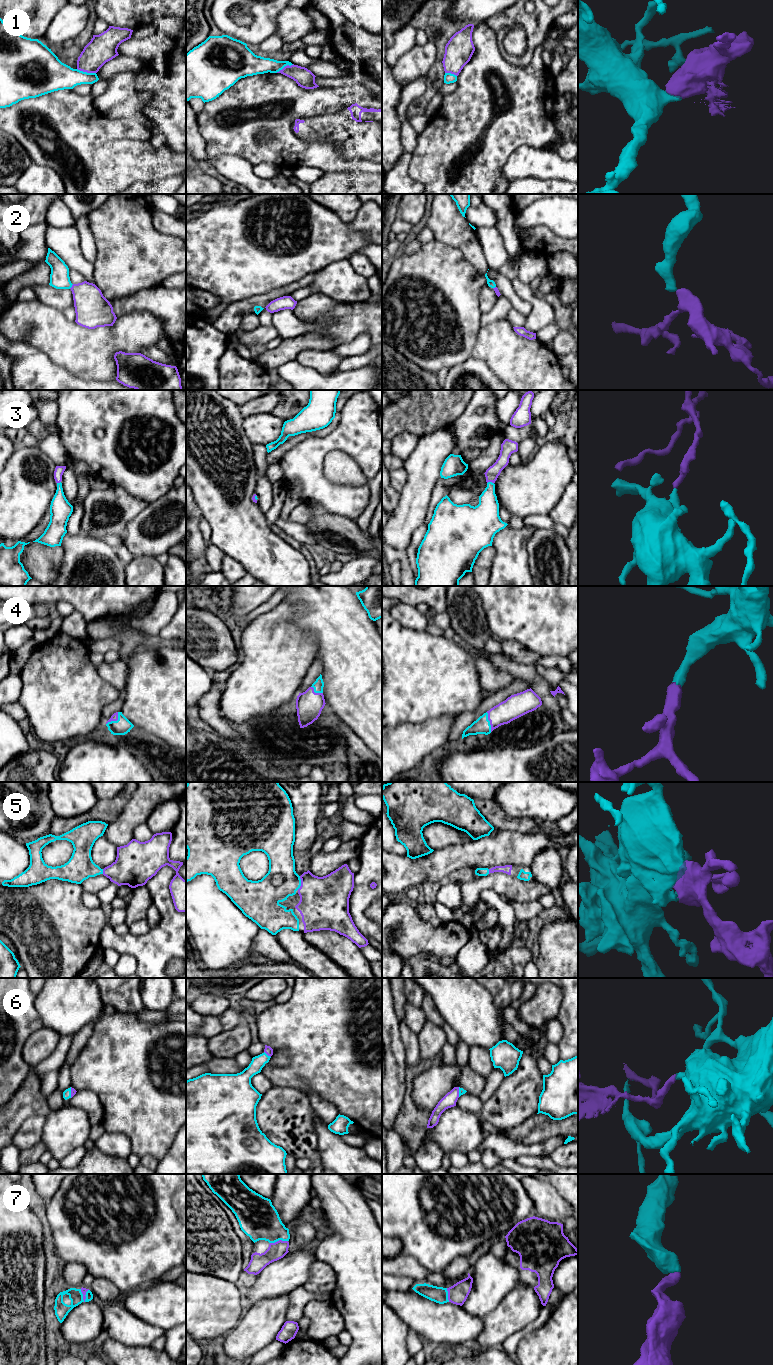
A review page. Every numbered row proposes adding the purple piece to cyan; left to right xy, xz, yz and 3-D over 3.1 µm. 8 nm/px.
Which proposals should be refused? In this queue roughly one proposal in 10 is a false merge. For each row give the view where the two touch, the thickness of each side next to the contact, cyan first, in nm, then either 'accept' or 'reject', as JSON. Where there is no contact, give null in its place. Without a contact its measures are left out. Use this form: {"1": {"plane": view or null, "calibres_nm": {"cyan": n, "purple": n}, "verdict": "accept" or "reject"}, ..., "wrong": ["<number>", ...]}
{"1": {"plane": "xy", "calibres_nm": {"cyan": 240, "purple": 220}, "verdict": "reject"}, "2": {"plane": "xy", "calibres_nm": {"cyan": 160, "purple": 280}, "verdict": "accept"}, "3": {"plane": "yz", "calibres_nm": {"cyan": 190, "purple": 110}, "verdict": "accept"}, "4": {"plane": "yz", "calibres_nm": {"cyan": 130, "purple": 190}, "verdict": "accept"}, "5": {"plane": "xz", "calibres_nm": {"cyan": 260, "purple": 400}, "verdict": "accept"}, "6": {"plane": "xz", "calibres_nm": {"cyan": 110, "purple": 70}, "verdict": "accept"}, "7": {"plane": "xz", "calibres_nm": {"cyan": 320, "purple": 140}, "verdict": "accept"}, "wrong": ["1"]}

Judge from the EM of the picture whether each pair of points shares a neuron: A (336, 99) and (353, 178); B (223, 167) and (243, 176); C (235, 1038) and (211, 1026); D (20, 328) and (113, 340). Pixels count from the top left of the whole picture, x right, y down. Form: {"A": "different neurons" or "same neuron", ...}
{"A": "different neurons", "B": "same neuron", "C": "same neuron", "D": "same neuron"}

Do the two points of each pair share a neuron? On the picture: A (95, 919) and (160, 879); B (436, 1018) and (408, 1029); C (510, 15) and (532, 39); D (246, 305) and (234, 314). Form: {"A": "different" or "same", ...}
{"A": "different", "B": "different", "C": "same", "D": "same"}

